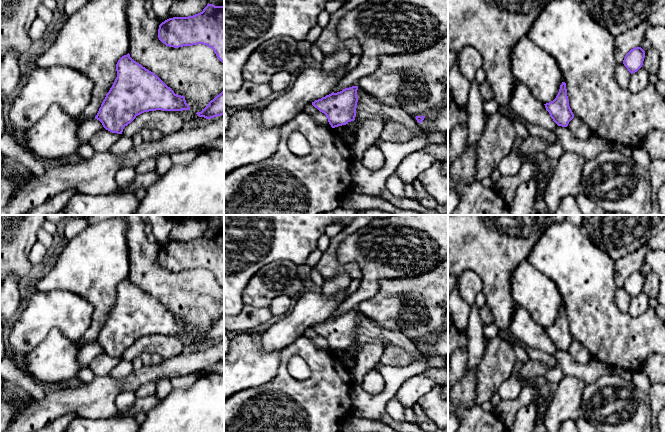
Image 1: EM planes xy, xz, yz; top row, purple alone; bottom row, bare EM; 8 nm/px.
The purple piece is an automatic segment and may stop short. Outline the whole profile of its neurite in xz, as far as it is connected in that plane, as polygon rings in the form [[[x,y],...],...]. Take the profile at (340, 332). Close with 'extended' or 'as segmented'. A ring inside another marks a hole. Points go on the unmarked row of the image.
[[[352,310],[337,317],[332,316],[315,324],[312,329],[326,339],[332,352],[346,349],[356,341],[357,314],[358,310]]]; as segmented

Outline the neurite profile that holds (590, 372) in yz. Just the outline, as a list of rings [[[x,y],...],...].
[[[557,350],[553,356],[557,364],[561,367],[565,376],[580,378],[591,384],[603,375],[614,373],[614,368],[595,359],[591,358],[588,364],[577,362],[567,351]]]

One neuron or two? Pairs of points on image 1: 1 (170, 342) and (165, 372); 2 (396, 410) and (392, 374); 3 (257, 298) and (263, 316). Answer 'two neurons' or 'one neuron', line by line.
1: two neurons
2: two neurons
3: two neurons

